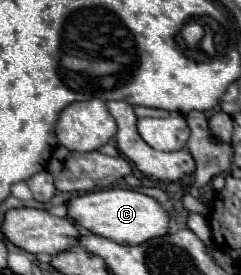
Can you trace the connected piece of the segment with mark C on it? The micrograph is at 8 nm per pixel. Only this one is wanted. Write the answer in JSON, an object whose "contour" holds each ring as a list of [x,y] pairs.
{"contour":[[[111,188],[87,192],[67,202],[67,216],[77,220],[79,228],[85,228],[97,236],[105,236],[119,244],[143,244],[149,238],[163,236],[169,226],[169,214],[147,194],[130,188]]]}

